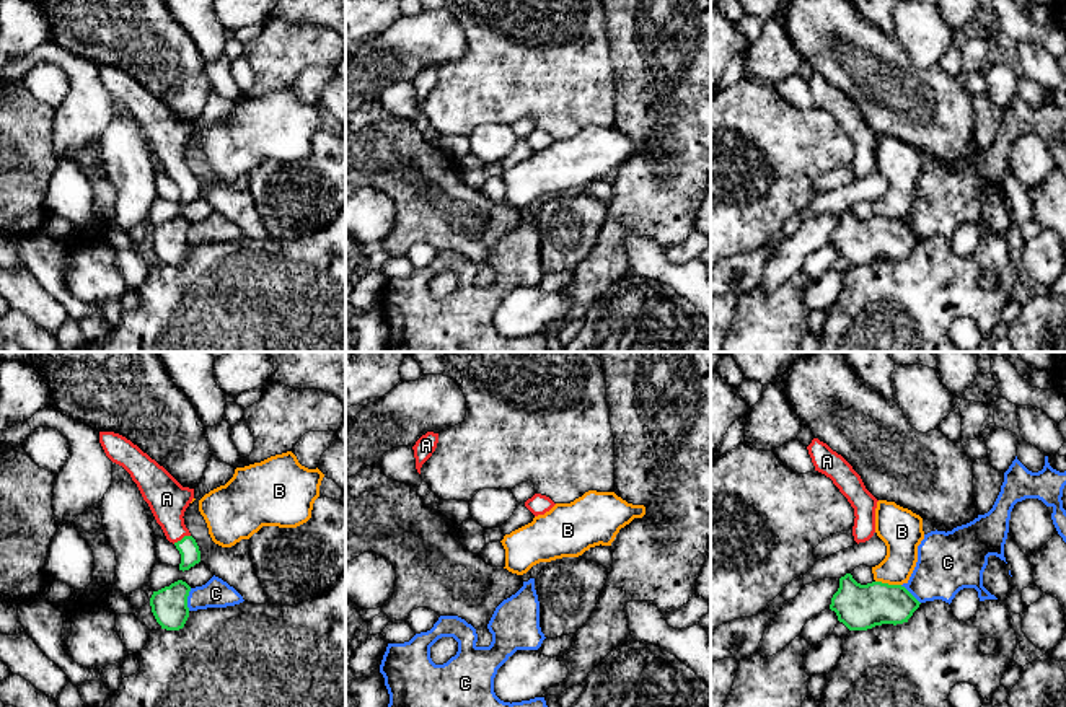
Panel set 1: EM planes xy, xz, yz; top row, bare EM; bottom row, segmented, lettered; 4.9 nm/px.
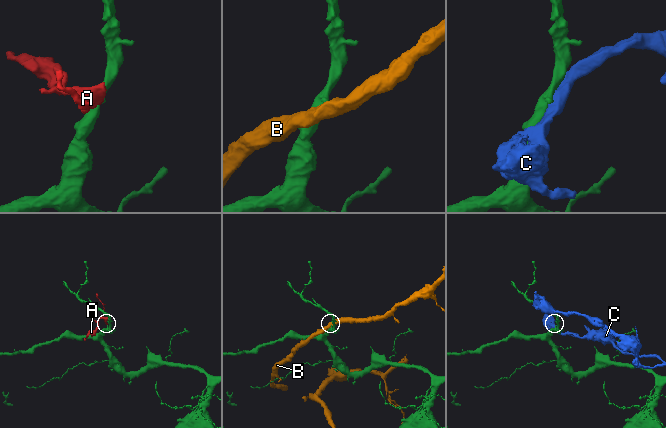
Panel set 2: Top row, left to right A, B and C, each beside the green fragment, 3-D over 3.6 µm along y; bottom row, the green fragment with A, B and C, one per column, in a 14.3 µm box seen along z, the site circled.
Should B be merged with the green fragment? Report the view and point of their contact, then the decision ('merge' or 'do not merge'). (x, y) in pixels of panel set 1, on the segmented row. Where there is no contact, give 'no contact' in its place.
meets green in yz at (887, 584); do not merge

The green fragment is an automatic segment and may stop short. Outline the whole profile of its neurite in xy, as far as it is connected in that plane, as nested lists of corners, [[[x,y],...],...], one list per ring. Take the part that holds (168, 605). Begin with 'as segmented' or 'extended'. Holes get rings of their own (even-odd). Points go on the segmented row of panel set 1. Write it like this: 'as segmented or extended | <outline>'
as segmented | [[[178,580],[170,586],[153,591],[150,598],[152,613],[161,629],[179,630],[189,617],[187,596],[191,586]]]

